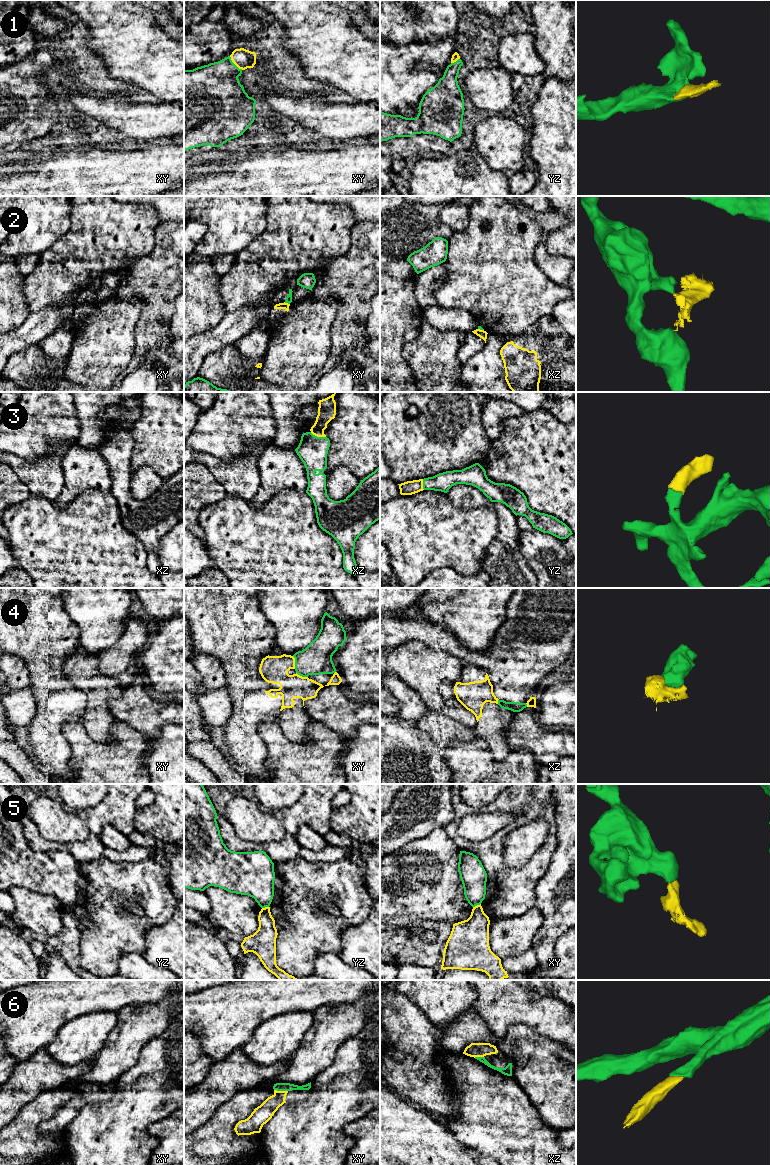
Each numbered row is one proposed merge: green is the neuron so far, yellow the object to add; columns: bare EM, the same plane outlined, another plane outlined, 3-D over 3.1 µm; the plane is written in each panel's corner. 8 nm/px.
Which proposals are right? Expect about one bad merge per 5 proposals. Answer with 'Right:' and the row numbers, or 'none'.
Right: 1, 3, 6

